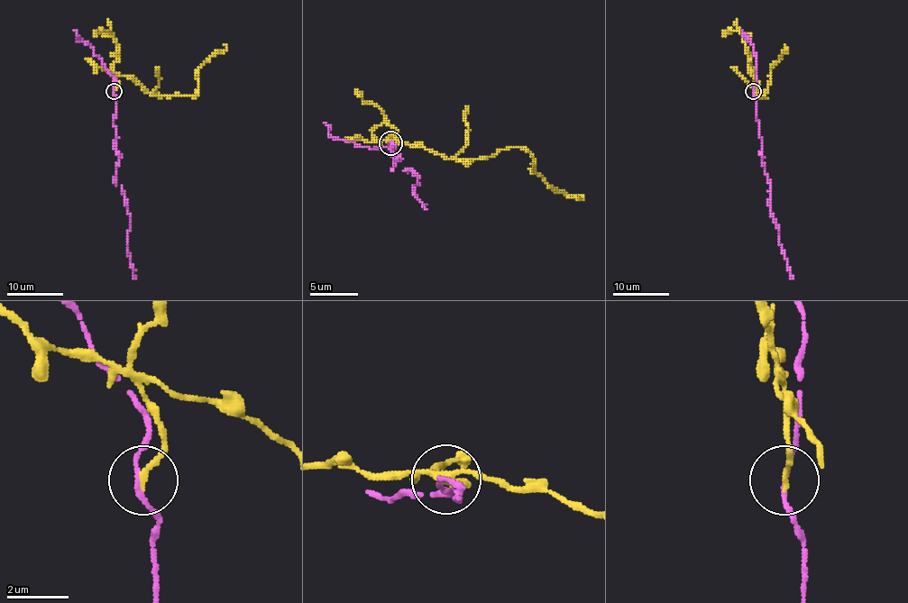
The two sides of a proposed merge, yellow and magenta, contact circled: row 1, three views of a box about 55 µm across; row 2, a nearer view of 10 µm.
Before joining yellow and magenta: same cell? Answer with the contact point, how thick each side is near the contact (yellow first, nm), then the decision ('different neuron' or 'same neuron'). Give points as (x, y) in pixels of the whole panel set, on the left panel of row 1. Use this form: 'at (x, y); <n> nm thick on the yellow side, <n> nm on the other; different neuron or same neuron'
at (114, 91); 200 nm thick on the yellow side, 130 nm on the other; different neuron

